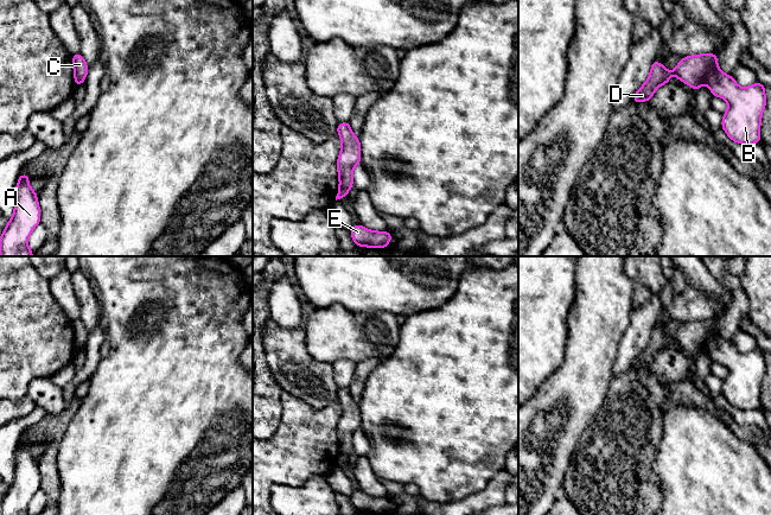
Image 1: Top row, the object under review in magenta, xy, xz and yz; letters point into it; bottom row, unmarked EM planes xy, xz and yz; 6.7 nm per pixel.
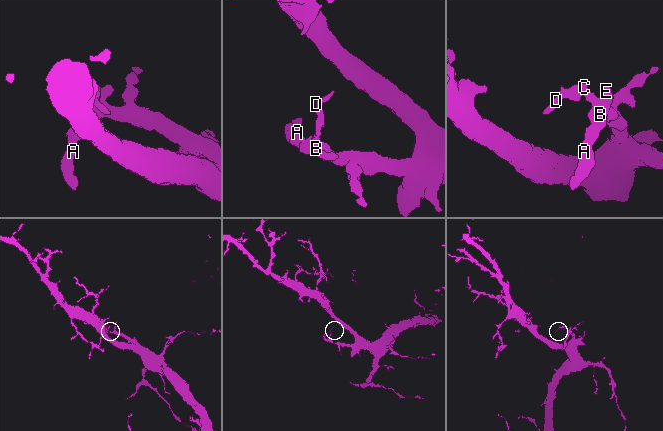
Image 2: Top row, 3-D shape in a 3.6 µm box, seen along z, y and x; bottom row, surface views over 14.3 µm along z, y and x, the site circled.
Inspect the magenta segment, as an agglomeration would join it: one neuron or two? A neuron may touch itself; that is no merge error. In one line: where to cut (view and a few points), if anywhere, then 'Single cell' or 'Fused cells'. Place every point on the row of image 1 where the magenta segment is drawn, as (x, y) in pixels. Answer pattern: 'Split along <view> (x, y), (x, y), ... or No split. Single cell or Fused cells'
Split along yz (717, 67), (705, 82). Fused cells

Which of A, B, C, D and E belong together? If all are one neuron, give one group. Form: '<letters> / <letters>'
A B E / C D

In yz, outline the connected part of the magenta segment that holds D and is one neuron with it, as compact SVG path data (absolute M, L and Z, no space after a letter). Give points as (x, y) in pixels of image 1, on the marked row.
M714 53L683 57L674 71L667 70L658 61L654 61L646 82L636 91L632 101L636 103L650 101L658 87L669 83L671 75L697 91L716 68L718 56Z

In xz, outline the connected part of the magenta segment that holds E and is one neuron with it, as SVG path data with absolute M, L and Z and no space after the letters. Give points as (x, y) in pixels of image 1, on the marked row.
M362 224L353 225L350 235L358 247L386 248L391 241L391 233L369 230Z

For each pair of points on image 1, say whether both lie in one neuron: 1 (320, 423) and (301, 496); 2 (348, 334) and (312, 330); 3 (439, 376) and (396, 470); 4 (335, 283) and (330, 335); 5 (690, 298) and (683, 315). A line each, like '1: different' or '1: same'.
1: different
2: same
3: same
4: different
5: same

